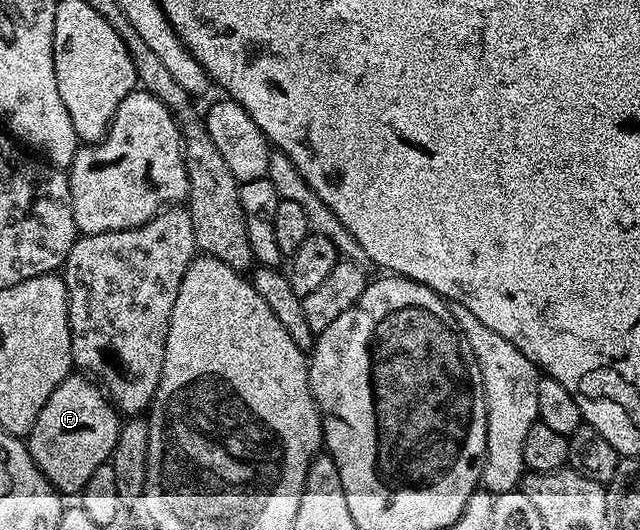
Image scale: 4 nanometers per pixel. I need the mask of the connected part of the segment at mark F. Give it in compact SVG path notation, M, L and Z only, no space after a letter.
M73 372L50 392L26 445L38 469L61 495L79 495L91 483L96 469L111 459L121 425L121 415L103 389L91 377Z

